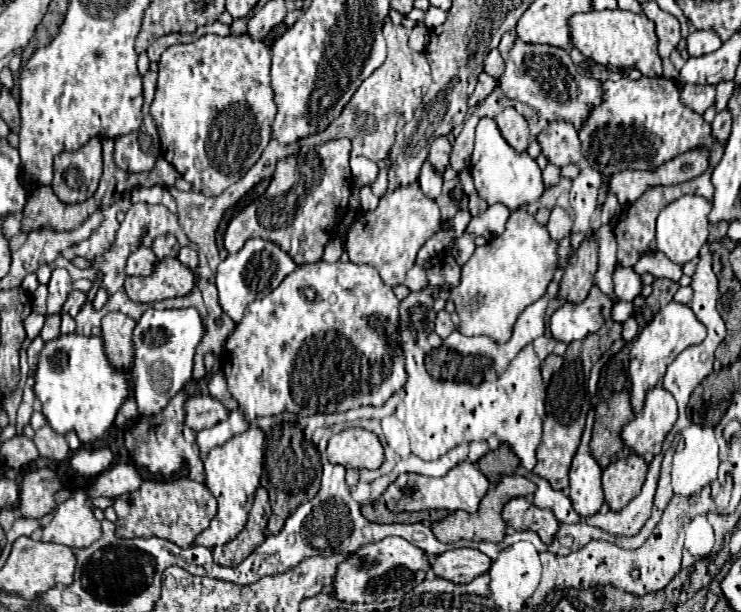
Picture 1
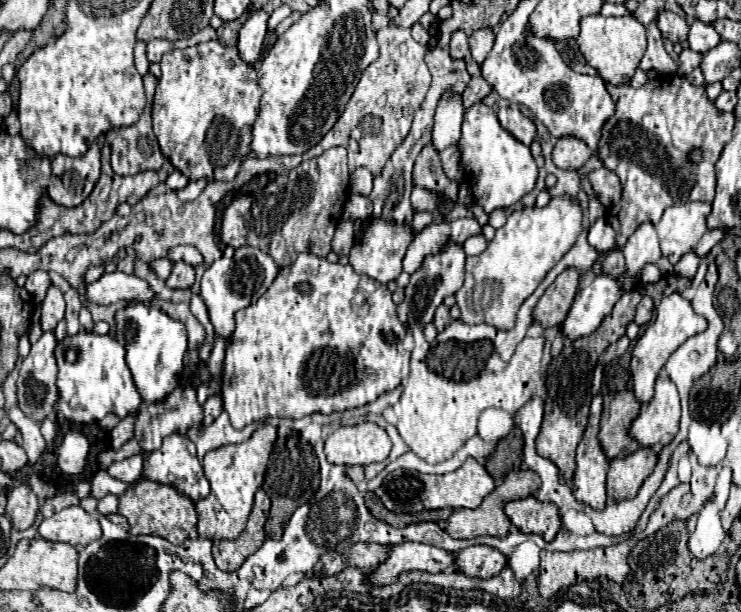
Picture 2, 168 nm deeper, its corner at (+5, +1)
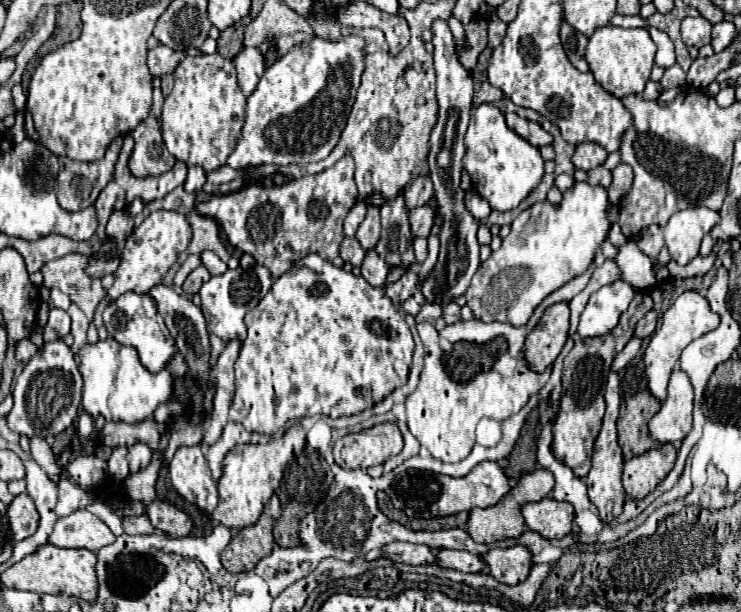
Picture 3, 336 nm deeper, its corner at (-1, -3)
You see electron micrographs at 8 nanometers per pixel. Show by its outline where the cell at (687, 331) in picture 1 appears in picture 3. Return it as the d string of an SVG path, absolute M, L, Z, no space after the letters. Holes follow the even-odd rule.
M684 291L678 299L674 299L674 303L668 307L668 311L662 315L662 325L660 329L656 329L650 337L650 343L644 351L644 365L646 365L646 379L648 379L648 389L650 393L658 399L664 401L666 399L666 385L668 385L668 377L676 365L676 361L680 359L680 353L686 349L688 343L692 343L694 339L710 333L712 329L716 329L720 323L720 317L716 313L710 311L708 301L696 293L696 291Z

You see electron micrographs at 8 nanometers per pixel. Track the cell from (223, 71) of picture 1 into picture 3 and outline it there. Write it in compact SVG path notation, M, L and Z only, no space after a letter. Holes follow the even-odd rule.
M220 53L212 55L198 55L198 57L184 57L178 67L174 69L174 89L164 101L162 109L162 137L168 147L168 151L182 163L198 165L206 173L216 171L226 165L226 159L234 153L238 141L242 139L242 127L244 127L244 113L246 113L246 97L240 91L238 79L236 79L236 67L232 59L222 57Z

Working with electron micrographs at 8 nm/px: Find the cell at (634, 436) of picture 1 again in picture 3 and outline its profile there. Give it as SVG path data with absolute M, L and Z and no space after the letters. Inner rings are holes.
M676 367L670 375L668 397L648 423L650 437L658 443L682 441L692 427L692 399L690 379Z

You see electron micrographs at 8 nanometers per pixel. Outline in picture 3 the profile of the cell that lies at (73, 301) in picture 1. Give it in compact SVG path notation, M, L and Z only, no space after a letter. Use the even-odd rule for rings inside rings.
M154 285L148 295L156 301L158 305L158 311L160 315L164 317L166 321L166 327L170 329L176 345L178 345L178 351L180 355L186 359L190 371L196 375L196 379L200 383L212 383L210 381L210 343L208 343L208 331L206 331L206 321L204 321L204 315L200 311L200 307L196 307L192 301L188 301L186 297L178 295L172 291L172 287L166 287L166 285Z

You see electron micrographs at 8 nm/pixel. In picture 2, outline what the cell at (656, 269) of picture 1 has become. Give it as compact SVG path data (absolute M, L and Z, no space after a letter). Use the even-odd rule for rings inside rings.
M692 251L692 253L686 253L678 263L676 263L676 273L680 277L686 277L686 279L692 279L696 275L696 269L698 269L698 263L700 263L700 257Z

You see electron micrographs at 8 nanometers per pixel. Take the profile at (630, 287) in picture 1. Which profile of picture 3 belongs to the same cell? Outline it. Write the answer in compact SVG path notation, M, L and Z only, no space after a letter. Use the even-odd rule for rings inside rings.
M650 225L650 227L642 229L642 233L638 235L636 243L638 243L640 251L642 251L644 255L648 255L650 259L658 257L660 249L664 247L664 235L662 235L662 229L660 229L658 225Z

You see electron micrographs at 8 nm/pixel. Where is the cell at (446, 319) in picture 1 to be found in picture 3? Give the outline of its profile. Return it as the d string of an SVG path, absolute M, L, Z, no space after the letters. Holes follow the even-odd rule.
M450 303L442 309L442 319L446 321L446 325L454 325L460 321L460 307L456 303Z

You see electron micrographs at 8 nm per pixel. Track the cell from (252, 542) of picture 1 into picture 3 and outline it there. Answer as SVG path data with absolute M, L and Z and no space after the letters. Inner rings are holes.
M266 507L252 527L242 529L238 535L232 537L232 541L222 553L224 569L230 573L242 573L254 569L256 563L270 553L270 547L274 547L272 527L274 517Z

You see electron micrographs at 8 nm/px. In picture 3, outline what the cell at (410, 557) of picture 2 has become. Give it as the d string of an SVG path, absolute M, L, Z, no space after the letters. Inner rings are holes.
M438 549L434 551L436 565L442 569L456 569L464 573L478 573L484 569L484 561L478 555L468 551L454 551L454 549Z

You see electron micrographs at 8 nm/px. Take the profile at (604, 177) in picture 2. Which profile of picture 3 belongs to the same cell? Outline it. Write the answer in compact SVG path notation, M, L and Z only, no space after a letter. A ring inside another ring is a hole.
M596 167L594 171L588 171L588 183L590 185L602 185L604 189L608 189L610 181L612 181L612 173L604 167Z

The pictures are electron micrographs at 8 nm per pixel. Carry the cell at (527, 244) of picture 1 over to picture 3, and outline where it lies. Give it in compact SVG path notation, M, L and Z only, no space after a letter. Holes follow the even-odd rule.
M574 183L562 195L560 205L542 201L522 211L512 221L510 235L502 239L500 249L478 267L466 291L474 317L478 321L502 321L514 327L526 325L546 295L588 269L610 229L606 221L608 207L606 189L592 187L590 183Z

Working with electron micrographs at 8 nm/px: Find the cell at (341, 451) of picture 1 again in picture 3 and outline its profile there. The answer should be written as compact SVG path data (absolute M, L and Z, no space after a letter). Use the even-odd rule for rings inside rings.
M380 423L360 433L350 433L334 443L334 461L342 469L368 469L382 465L404 447L396 423Z

